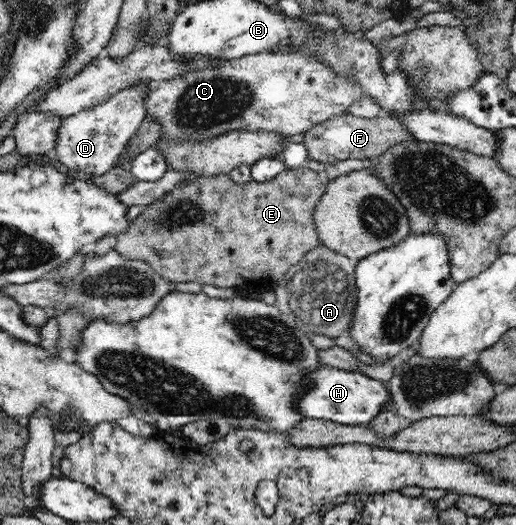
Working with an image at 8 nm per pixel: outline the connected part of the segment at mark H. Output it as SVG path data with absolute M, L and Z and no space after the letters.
M323 367L311 373L311 391L299 399L299 410L307 419L329 420L341 425L369 425L385 407L393 403L387 383L335 367Z

